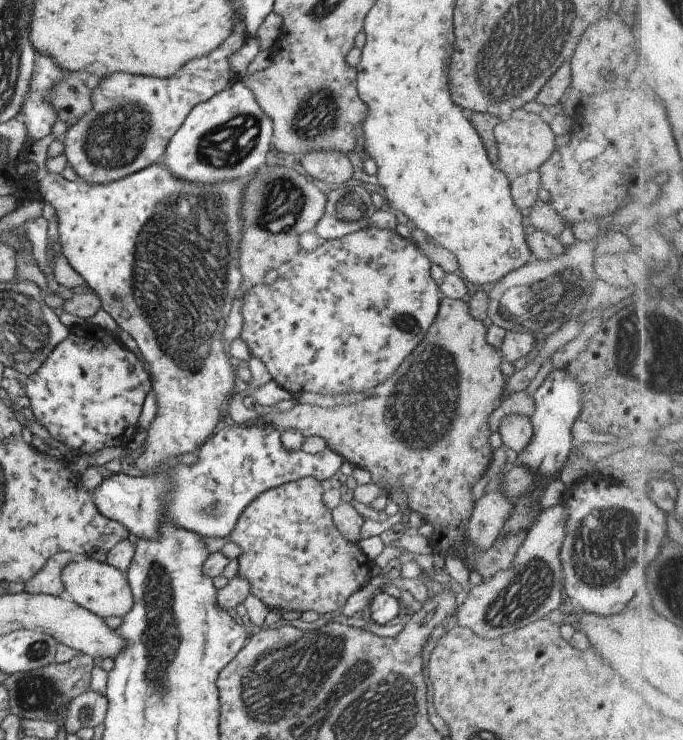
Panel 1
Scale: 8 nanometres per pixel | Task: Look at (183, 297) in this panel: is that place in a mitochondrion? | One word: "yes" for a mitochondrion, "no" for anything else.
yes

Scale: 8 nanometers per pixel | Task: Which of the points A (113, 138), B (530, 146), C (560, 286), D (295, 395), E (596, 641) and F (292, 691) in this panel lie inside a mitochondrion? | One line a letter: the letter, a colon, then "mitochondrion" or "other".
A: mitochondrion
B: other
C: mitochondrion
D: other
E: other
F: mitochondrion

